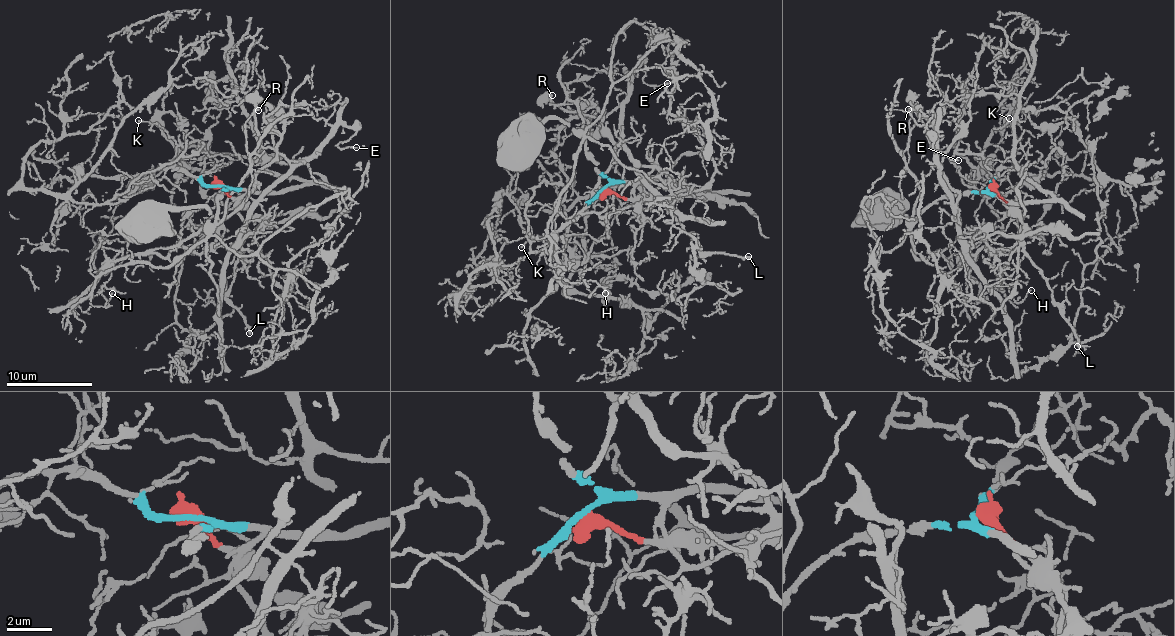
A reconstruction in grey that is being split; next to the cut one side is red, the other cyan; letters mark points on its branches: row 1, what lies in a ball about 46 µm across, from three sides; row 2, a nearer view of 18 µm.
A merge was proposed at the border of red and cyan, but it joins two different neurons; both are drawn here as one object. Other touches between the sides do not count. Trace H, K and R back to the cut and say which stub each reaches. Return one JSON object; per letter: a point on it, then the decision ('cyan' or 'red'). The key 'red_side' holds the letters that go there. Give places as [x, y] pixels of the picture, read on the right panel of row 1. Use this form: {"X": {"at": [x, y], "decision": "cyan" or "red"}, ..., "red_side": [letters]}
{"H": {"at": [1031, 290], "decision": "red"}, "K": {"at": [1009, 118], "decision": "cyan"}, "R": {"at": [908, 109], "decision": "cyan"}, "red_side": ["H"]}

